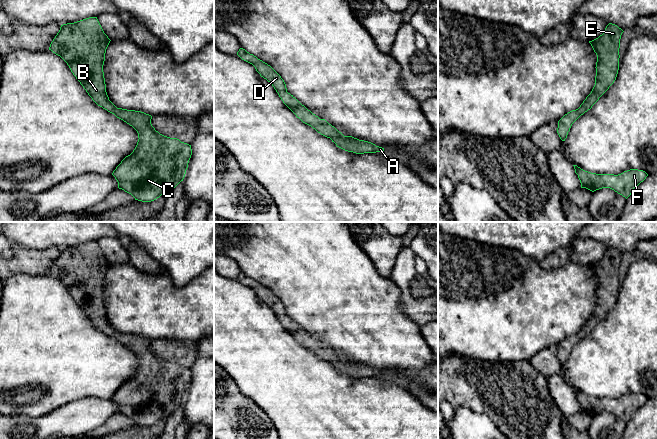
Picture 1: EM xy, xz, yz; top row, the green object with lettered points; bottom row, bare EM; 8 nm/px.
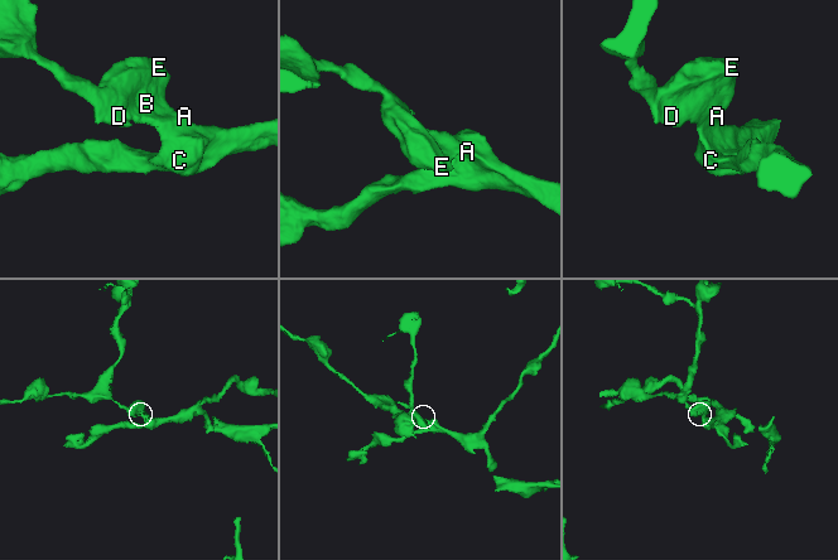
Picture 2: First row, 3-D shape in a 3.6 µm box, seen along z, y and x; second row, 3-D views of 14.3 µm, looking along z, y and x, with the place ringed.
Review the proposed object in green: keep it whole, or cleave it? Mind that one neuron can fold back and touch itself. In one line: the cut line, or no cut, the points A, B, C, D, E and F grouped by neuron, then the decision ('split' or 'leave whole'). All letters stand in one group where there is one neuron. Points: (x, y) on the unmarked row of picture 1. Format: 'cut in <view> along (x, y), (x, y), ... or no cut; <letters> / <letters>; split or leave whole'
no cut; A B C D E F; leave whole

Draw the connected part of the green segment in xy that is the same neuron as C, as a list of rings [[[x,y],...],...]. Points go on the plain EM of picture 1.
[[[89,241],[61,249],[59,256],[50,268],[49,274],[67,287],[73,299],[98,330],[114,338],[137,355],[139,363],[135,373],[121,385],[112,399],[117,404],[119,413],[131,418],[135,424],[151,426],[161,419],[168,419],[183,405],[192,379],[191,369],[181,366],[177,362],[160,358],[151,348],[151,339],[141,335],[117,332],[109,324],[103,289],[110,265],[97,241]]]

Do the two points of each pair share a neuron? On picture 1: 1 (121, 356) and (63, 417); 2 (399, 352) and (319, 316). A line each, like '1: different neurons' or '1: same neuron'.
1: different neurons
2: same neuron

